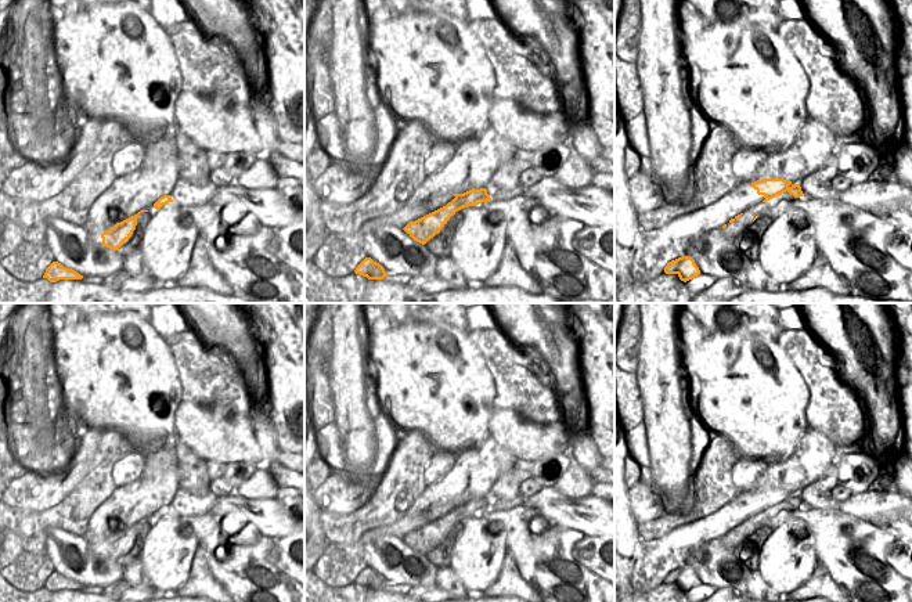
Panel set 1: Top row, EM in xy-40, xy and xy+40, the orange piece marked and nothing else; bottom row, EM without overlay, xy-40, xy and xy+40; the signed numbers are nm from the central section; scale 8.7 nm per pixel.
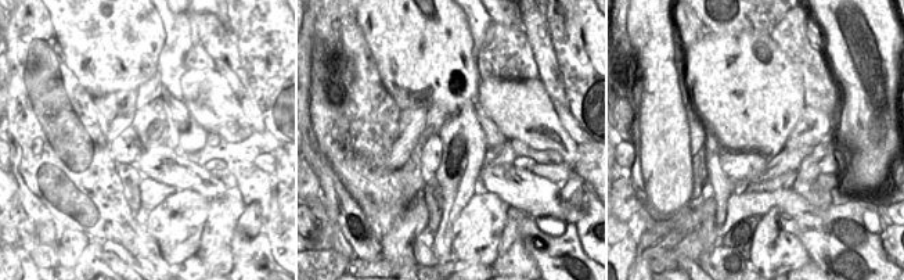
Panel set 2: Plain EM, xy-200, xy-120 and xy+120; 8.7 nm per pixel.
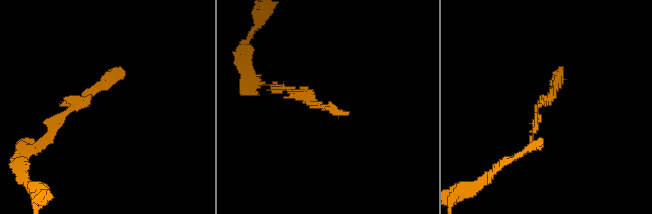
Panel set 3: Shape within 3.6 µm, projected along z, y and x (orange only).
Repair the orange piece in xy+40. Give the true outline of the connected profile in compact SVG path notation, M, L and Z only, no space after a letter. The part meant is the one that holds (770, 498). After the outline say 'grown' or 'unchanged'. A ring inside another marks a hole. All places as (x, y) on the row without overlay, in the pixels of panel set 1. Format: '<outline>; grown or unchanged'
M764 489L757 490L751 493L751 497L757 501L758 505L764 505L765 509L763 512L767 512L775 507L779 507L783 502L789 502L794 508L803 507L803 501L800 494L792 494L789 490L783 489Z; unchanged

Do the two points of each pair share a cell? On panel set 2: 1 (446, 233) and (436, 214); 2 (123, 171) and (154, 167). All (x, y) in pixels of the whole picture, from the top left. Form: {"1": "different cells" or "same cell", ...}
{"1": "different cells", "2": "different cells"}

